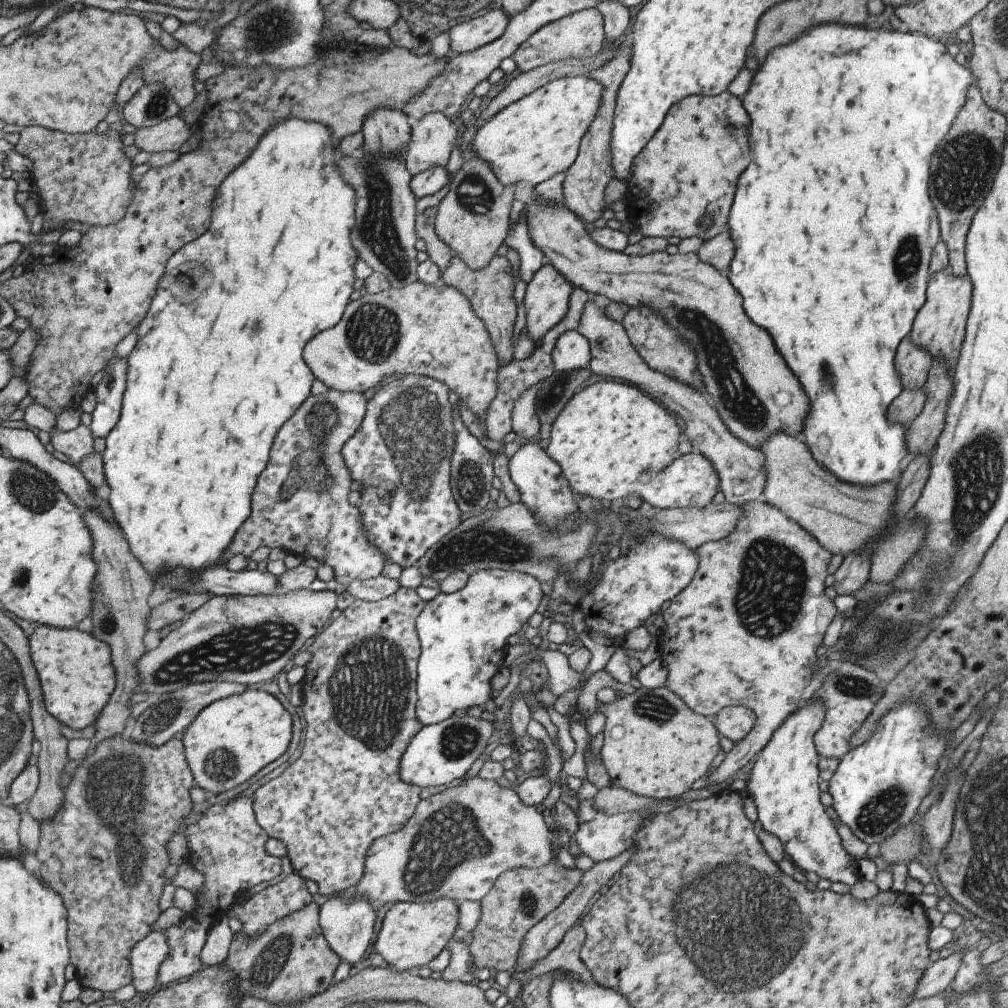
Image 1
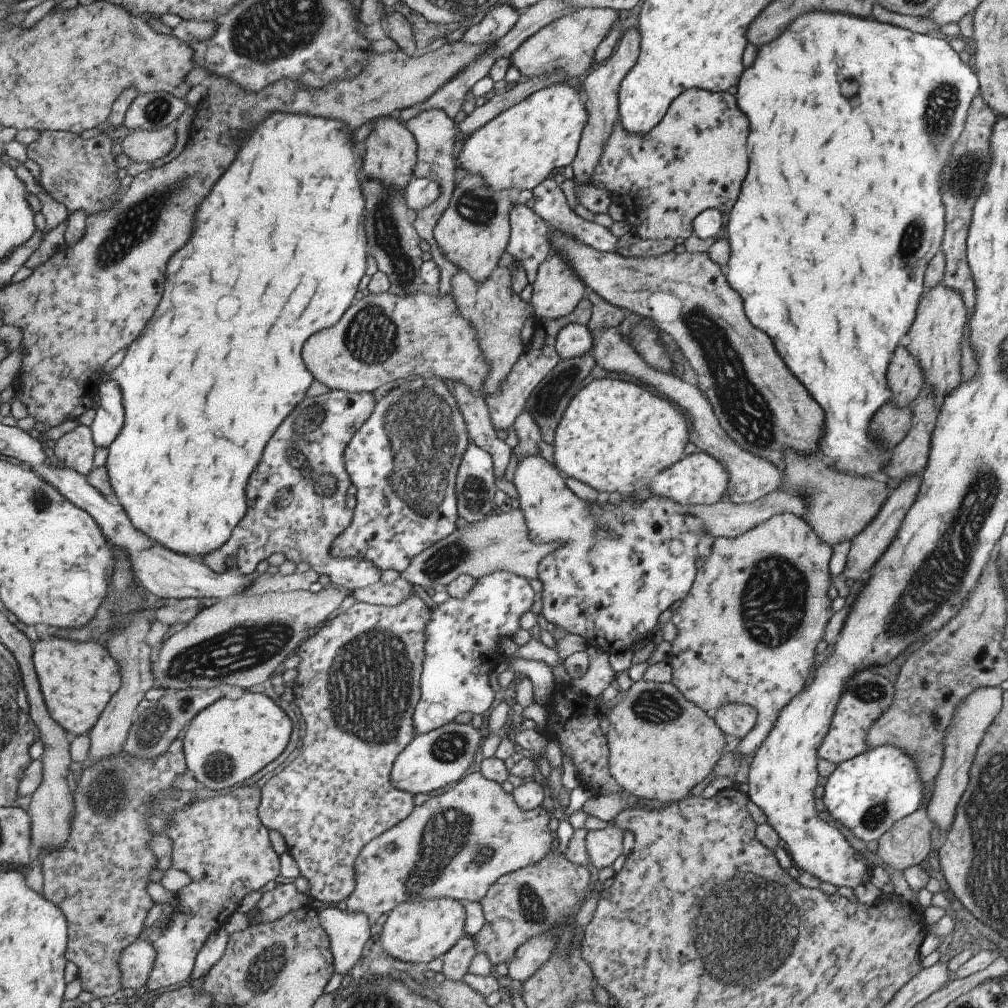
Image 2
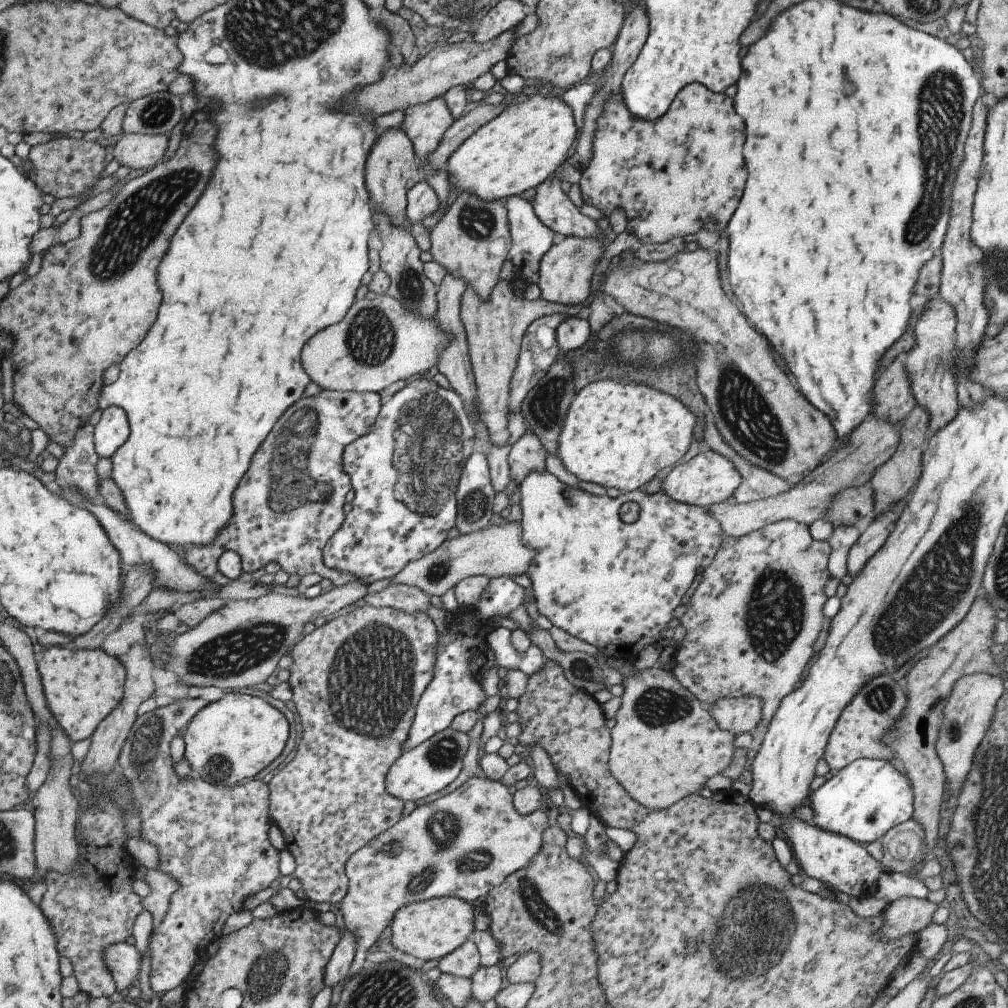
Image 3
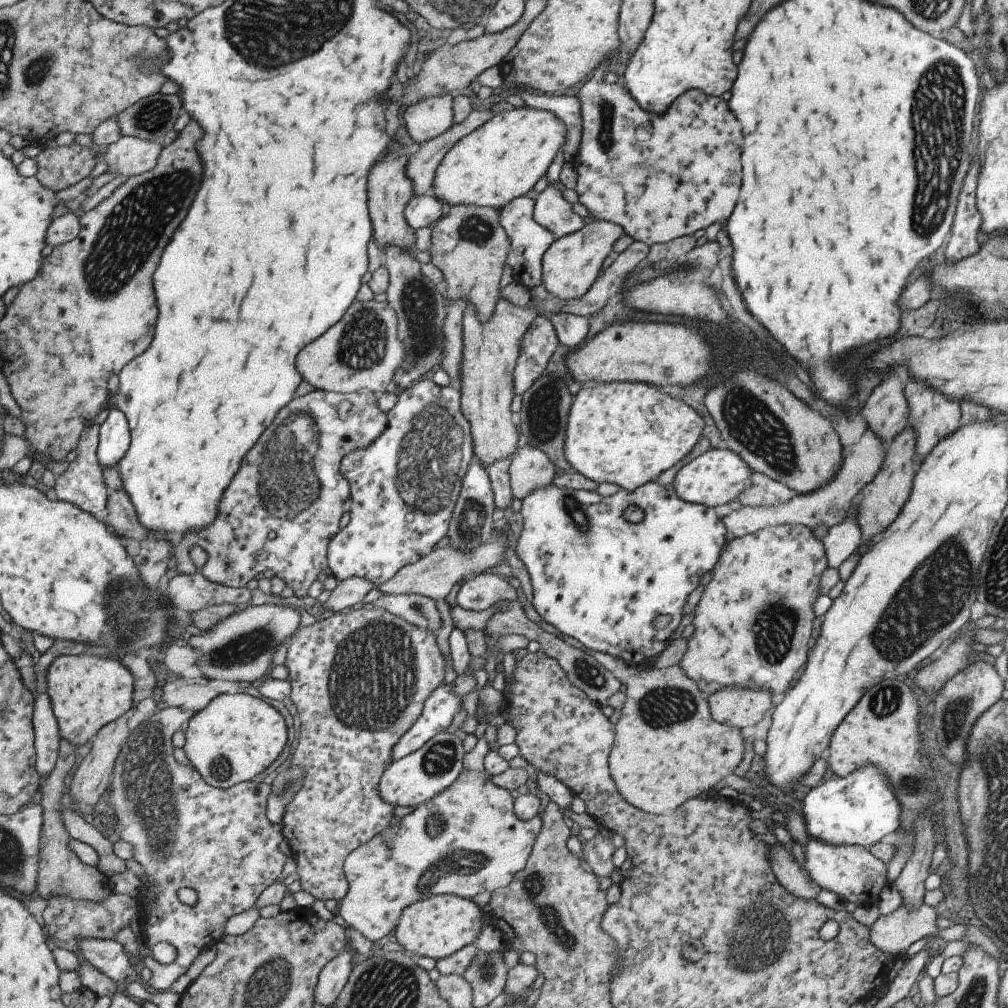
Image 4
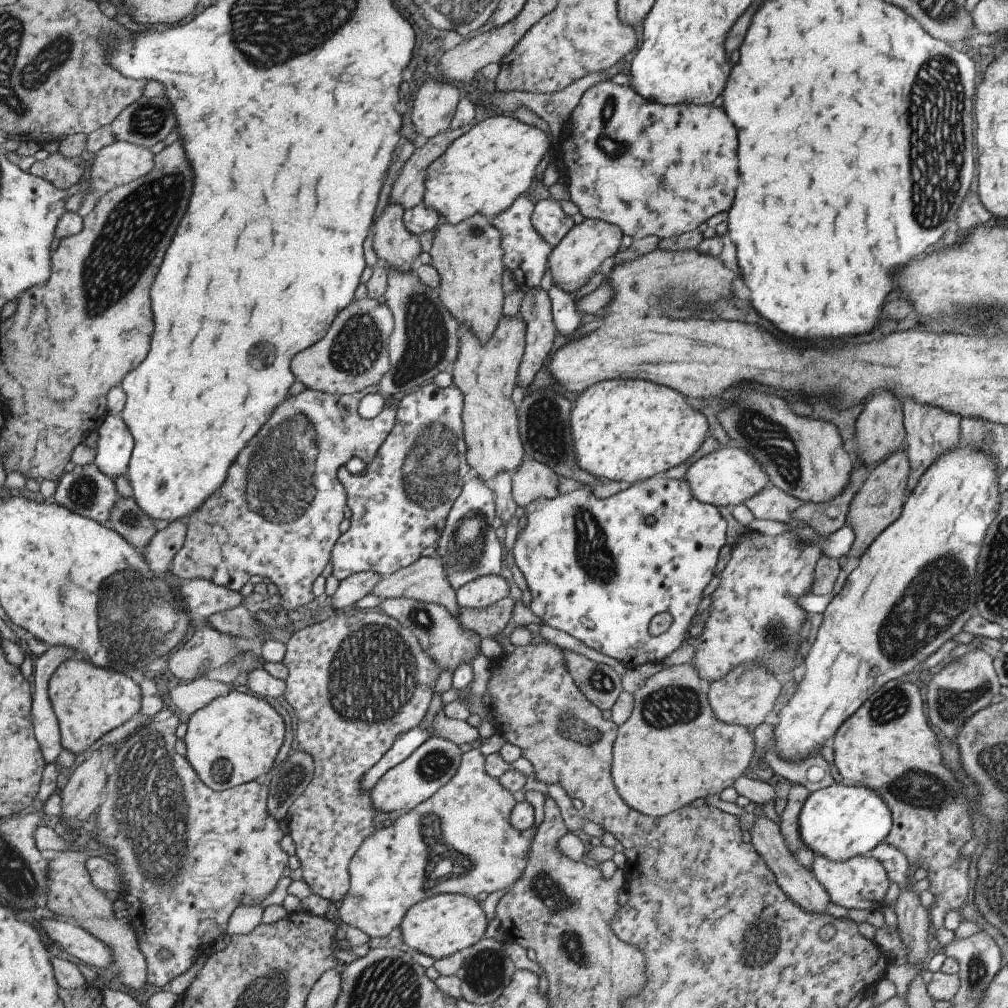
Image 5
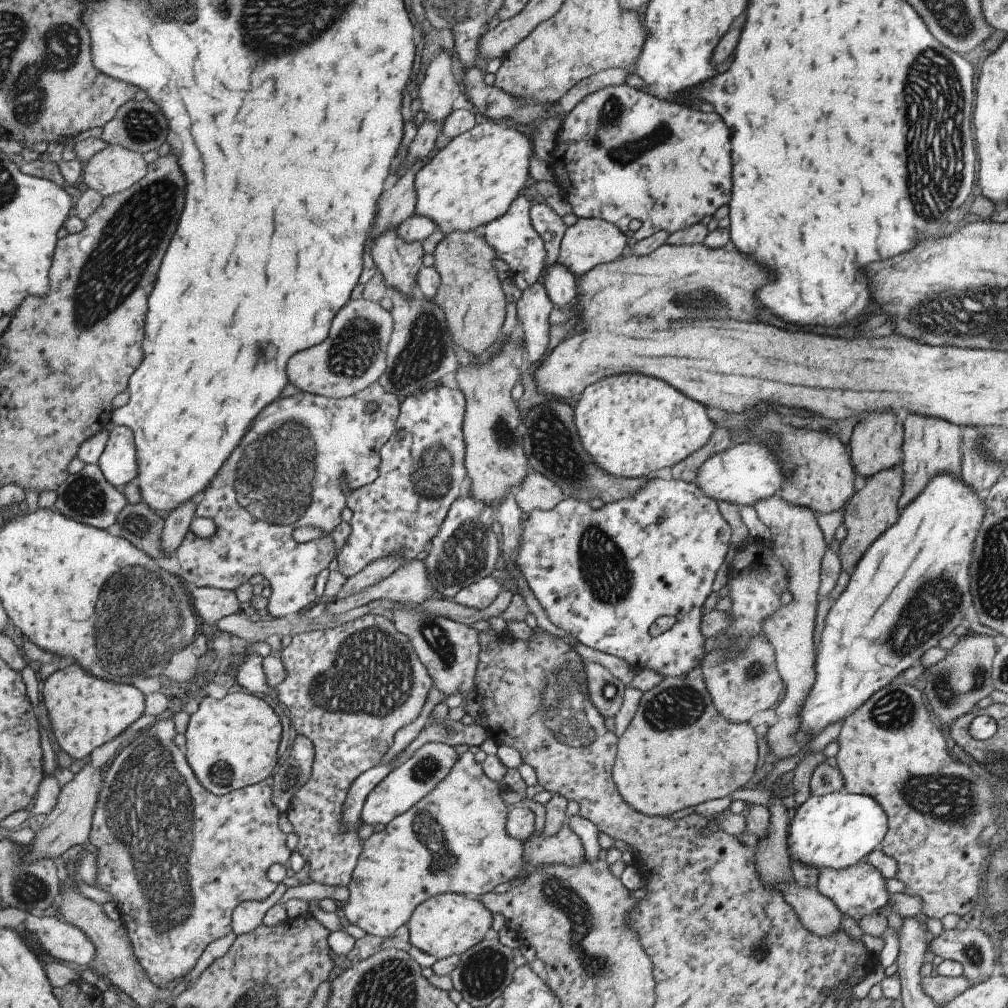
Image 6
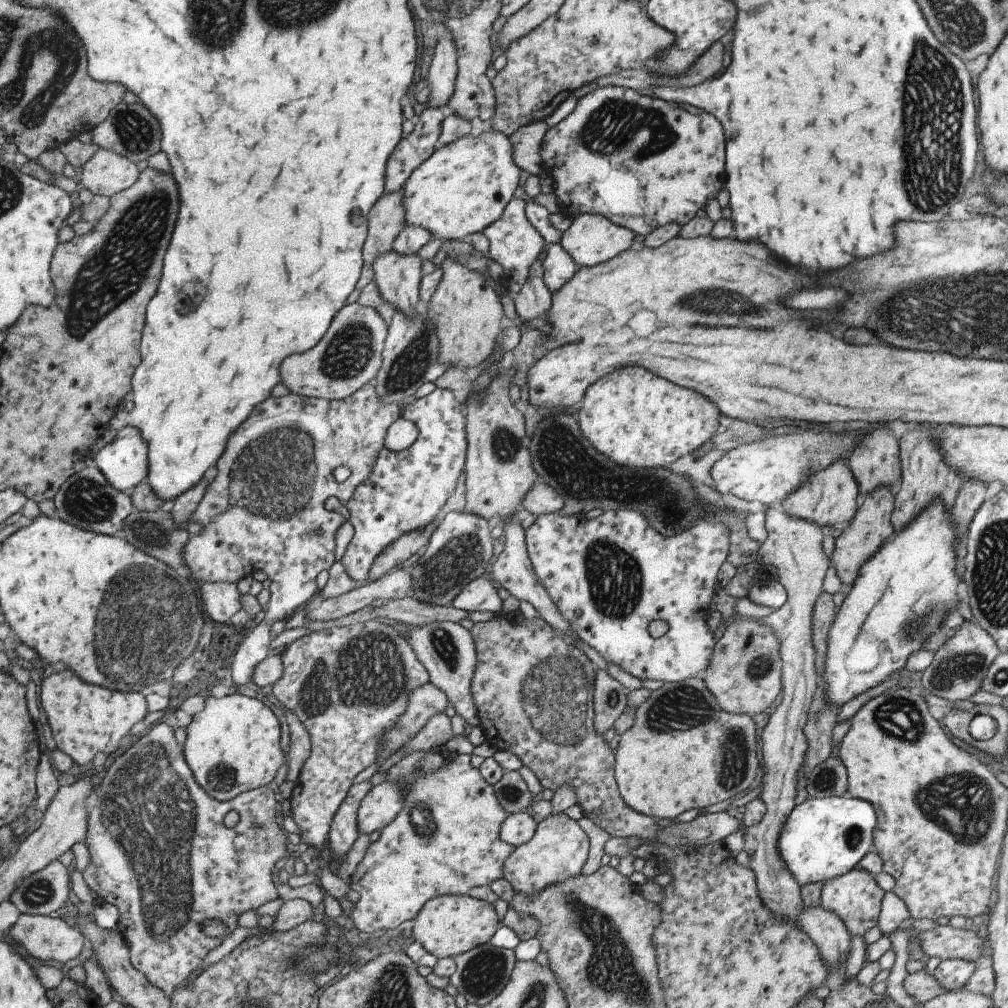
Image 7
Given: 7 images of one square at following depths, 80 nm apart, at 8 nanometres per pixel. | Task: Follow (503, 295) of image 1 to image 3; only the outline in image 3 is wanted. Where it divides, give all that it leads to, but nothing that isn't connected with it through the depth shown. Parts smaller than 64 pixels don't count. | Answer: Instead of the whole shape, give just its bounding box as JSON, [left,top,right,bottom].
[460,280,593,447]

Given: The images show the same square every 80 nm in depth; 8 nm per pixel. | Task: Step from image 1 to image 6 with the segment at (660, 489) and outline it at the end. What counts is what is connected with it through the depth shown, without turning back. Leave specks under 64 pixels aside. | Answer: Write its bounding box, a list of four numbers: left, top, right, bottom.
[572,374,784,505]

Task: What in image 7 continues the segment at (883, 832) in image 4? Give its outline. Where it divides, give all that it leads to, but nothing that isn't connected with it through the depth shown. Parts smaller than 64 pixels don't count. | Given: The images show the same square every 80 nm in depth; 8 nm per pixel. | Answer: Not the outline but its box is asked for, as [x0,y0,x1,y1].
[776,794,876,886]

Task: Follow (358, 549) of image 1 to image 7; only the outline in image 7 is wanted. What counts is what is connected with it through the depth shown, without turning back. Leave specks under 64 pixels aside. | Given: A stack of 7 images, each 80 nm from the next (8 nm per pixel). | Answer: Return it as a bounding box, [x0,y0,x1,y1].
[183,382,400,626]

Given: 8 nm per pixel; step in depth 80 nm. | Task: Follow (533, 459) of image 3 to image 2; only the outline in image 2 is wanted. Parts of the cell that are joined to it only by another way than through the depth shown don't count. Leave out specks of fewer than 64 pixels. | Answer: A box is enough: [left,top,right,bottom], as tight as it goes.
[511,410,541,461]

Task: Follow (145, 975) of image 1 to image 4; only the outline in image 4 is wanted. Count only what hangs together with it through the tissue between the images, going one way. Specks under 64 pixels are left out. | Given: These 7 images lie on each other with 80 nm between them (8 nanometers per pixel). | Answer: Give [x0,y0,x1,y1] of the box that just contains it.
[80,938,132,982]

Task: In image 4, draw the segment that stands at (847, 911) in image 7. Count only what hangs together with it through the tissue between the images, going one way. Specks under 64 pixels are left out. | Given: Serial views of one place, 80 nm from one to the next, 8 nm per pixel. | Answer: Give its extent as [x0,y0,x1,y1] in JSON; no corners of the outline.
[804,836,886,905]

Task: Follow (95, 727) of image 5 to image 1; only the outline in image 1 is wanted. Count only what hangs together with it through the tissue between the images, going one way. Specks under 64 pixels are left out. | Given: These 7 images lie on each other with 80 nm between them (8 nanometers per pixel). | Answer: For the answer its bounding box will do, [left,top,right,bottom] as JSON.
[30,625,118,731]

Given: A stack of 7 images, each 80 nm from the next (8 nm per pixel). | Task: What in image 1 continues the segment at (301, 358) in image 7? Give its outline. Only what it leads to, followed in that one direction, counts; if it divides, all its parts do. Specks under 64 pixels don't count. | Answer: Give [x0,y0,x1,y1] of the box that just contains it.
[303,281,499,429]

